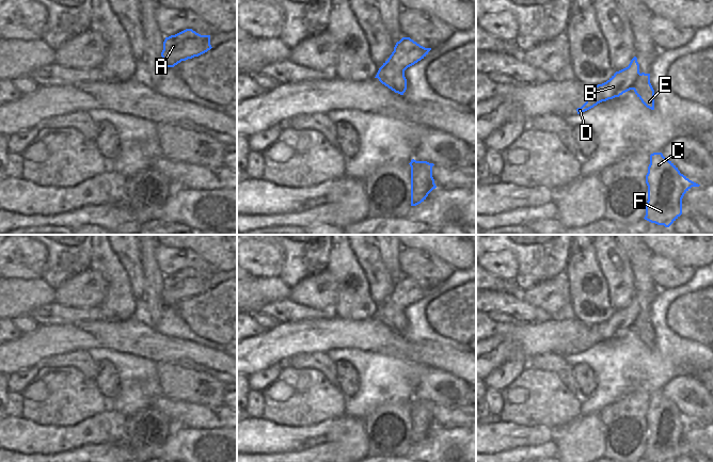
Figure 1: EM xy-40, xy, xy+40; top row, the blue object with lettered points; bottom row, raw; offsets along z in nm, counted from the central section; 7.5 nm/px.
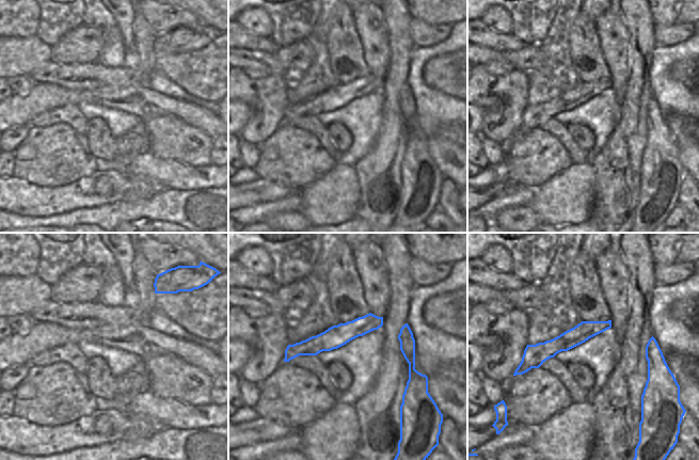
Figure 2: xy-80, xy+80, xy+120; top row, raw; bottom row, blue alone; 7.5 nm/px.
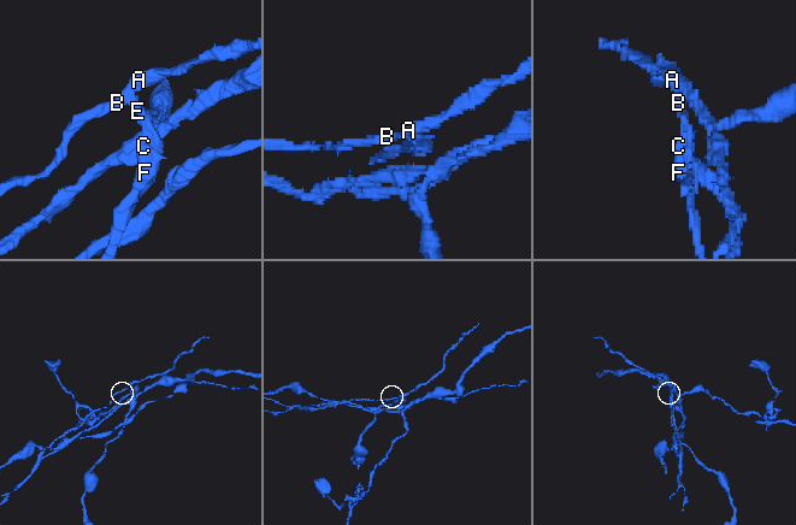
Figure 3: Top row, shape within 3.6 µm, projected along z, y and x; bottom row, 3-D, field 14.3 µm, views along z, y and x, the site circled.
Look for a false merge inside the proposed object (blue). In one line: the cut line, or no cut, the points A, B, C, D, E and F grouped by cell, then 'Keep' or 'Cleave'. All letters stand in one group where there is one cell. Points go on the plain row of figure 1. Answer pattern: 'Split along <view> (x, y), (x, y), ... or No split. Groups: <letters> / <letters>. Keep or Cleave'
Split along xy+40 (640, 313), (632, 328). Groups: A B D / C E F. Cleave

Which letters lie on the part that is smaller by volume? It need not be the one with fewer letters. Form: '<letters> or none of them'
C, E, F

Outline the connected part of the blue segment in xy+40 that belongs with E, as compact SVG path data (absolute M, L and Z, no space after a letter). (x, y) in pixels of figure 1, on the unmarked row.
M641 312L633 329L647 347L654 349L654 329L650 322L650 313Z

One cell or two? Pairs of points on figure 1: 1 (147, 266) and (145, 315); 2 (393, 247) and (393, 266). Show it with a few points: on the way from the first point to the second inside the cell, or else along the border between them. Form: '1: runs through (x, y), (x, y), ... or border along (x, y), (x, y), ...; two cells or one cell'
1: runs through (151, 277), (151, 303); one cell
2: runs through (393, 251), (393, 261); one cell

